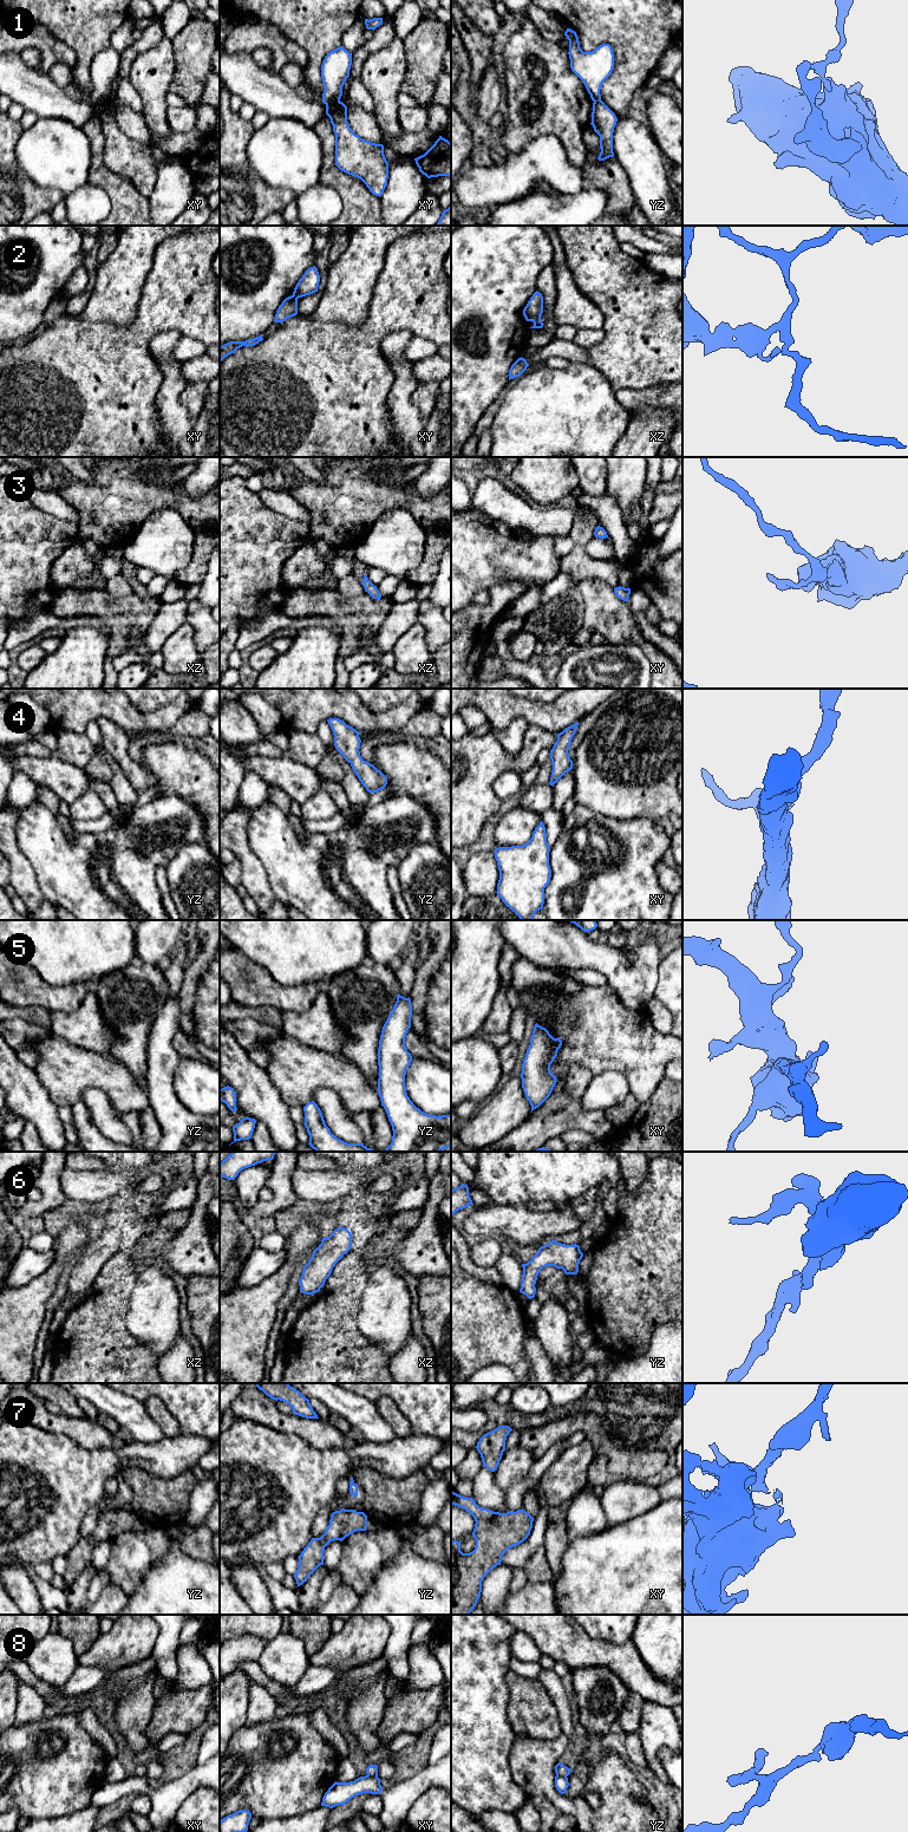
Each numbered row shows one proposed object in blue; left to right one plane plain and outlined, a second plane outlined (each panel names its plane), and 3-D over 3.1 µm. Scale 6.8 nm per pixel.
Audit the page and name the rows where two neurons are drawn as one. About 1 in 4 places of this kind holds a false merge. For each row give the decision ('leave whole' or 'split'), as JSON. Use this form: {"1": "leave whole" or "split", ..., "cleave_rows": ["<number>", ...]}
{"1": "split", "2": "split", "3": "leave whole", "4": "leave whole", "5": "leave whole", "6": "leave whole", "7": "split", "8": "split", "cleave_rows": ["1", "2", "7", "8"]}

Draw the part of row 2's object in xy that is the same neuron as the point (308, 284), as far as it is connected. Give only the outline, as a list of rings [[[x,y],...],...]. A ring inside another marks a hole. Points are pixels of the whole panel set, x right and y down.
[[[315,266],[308,268],[296,283],[293,295],[299,298],[318,292],[320,275]]]

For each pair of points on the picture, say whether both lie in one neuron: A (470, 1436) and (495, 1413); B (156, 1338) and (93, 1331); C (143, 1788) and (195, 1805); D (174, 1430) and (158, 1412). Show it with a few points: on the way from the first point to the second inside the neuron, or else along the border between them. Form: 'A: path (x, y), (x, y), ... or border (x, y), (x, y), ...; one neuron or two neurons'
A: path (477, 1435), (494, 1420); one neuron
B: border (129, 1331), (156, 1353); two neurons
C: border (207, 1786), (196, 1788), (180, 1805); two neurons
D: path (169, 1426), (162, 1416); one neuron

